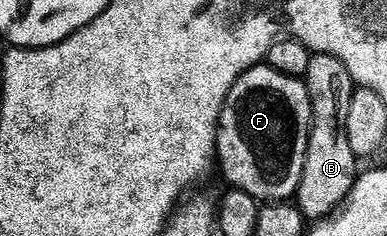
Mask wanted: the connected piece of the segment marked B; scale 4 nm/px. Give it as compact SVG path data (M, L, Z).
M318 53L311 55L306 81L312 98L312 133L295 201L307 219L319 220L344 202L358 177L358 157L350 148L345 122L354 83L342 60L336 59L333 54Z

